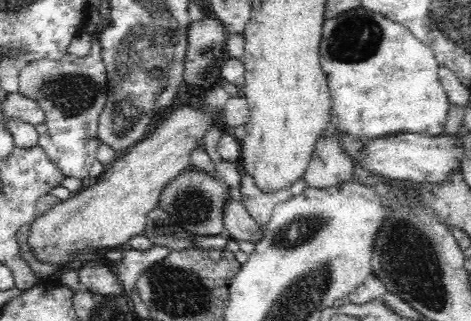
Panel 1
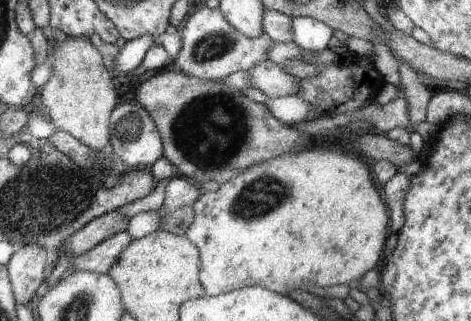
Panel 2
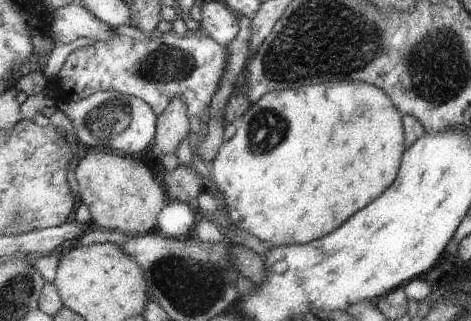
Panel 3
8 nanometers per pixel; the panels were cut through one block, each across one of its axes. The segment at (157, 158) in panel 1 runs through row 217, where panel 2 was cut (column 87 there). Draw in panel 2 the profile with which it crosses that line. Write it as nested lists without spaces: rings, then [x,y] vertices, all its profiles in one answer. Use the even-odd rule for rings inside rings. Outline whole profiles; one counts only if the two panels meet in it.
[[[67,38],[61,44],[55,44],[55,66],[49,82],[39,88],[39,102],[45,108],[49,122],[75,136],[81,144],[95,152],[109,150],[111,142],[111,112],[115,110],[115,92],[111,76],[101,64],[99,52],[89,44],[87,38]]]

